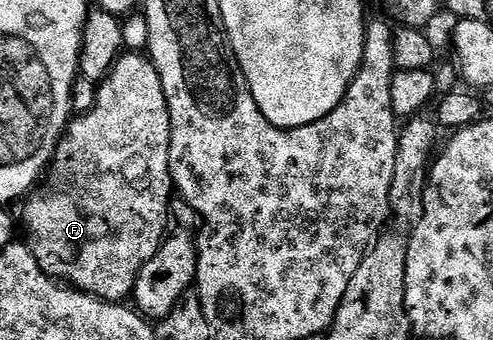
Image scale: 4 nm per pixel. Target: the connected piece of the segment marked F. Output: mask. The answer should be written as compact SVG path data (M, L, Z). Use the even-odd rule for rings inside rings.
M125 52L118 58L113 71L105 81L97 87L97 103L91 112L77 114L65 128L65 135L53 154L53 161L47 170L49 187L45 190L45 198L33 202L25 210L25 234L29 251L35 256L39 268L48 278L62 284L71 284L73 289L90 294L93 298L101 298L105 302L124 303L130 297L137 283L139 272L159 252L161 243L166 241L169 226L169 205L175 199L175 187L171 168L169 167L169 153L171 152L171 116L167 108L167 96L163 92L163 80L159 80L159 72L148 56L141 52Z

